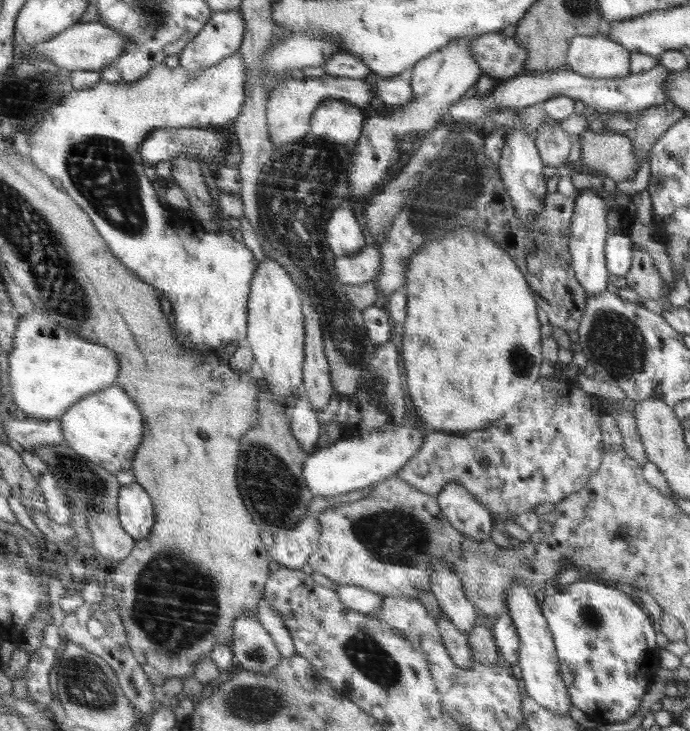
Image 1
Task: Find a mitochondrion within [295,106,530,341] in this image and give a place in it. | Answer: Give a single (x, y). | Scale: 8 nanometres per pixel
(457, 182)

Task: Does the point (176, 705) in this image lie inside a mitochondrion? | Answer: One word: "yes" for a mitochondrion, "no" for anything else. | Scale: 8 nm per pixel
no

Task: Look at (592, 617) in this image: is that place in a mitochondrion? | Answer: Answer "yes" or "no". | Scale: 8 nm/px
yes

